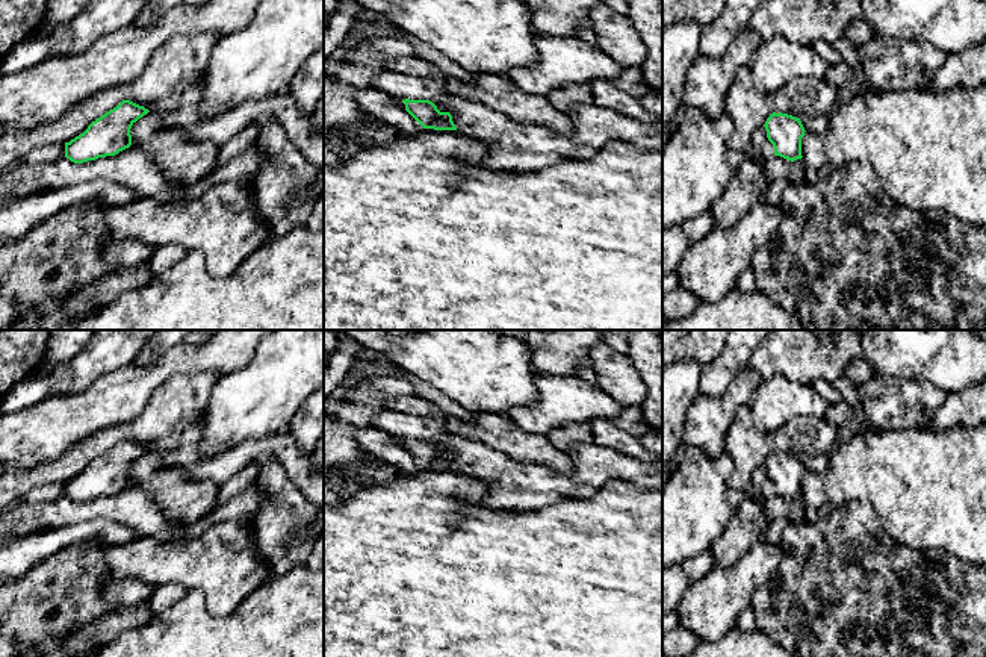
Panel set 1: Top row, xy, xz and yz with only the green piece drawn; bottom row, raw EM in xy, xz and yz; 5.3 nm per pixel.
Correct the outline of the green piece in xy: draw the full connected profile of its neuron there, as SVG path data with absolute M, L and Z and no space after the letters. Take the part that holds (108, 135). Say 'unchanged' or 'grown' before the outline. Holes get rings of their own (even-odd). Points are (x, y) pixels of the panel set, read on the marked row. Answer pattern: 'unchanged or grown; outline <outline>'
unchanged; outline M122 100L88 129L65 142L65 157L74 163L115 156L132 145L132 126L150 111L130 100Z

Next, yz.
grown; outline M773 112L767 118L764 127L768 138L759 153L764 162L773 156L780 156L791 162L803 157L802 138L806 130L800 118L782 112Z

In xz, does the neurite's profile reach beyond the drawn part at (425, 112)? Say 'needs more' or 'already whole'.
needs more

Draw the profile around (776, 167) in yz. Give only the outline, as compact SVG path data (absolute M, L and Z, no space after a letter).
M773 156L764 162L764 171L770 182L786 179L789 183L797 183L805 179L806 168L802 159L794 162L780 156Z

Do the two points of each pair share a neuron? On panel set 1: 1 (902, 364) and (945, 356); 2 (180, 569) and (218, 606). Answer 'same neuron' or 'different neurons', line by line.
1: same neuron
2: same neuron

